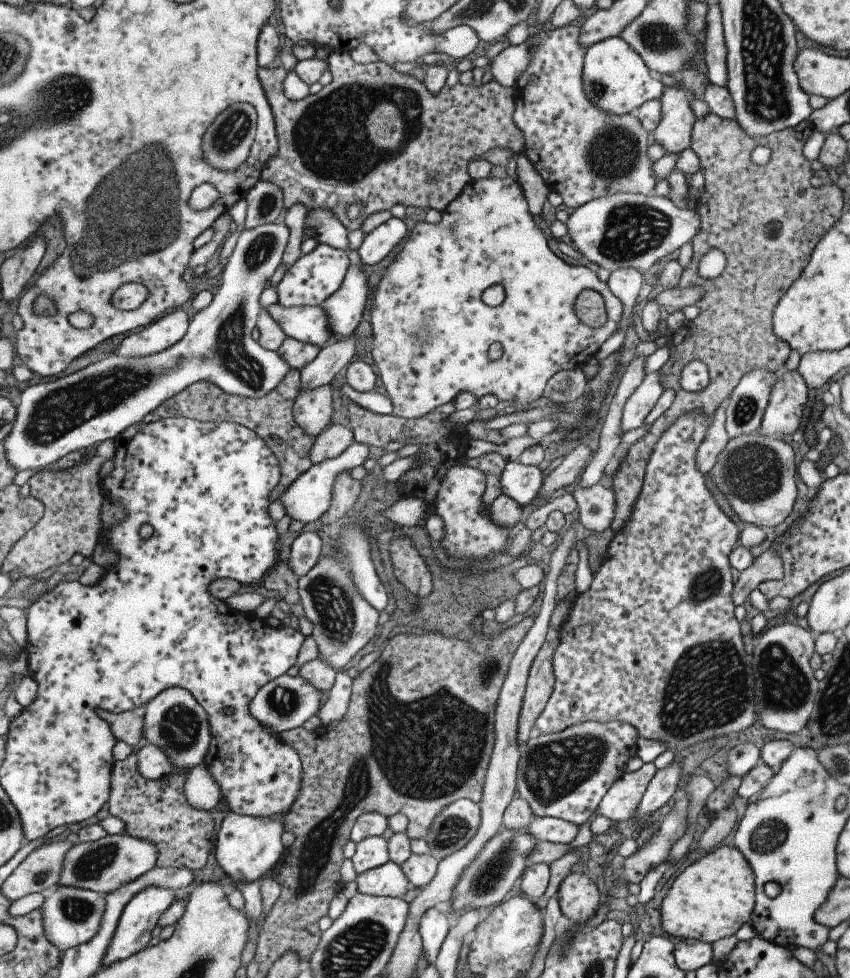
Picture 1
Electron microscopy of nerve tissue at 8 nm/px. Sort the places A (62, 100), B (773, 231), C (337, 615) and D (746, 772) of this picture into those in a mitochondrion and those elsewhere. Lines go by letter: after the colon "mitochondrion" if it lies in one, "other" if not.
A: mitochondrion
B: other
C: mitochondrion
D: other

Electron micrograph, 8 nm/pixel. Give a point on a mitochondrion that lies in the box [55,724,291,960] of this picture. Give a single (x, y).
(93, 864)

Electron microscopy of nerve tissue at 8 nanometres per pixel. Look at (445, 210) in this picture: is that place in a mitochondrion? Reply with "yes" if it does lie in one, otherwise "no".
no

